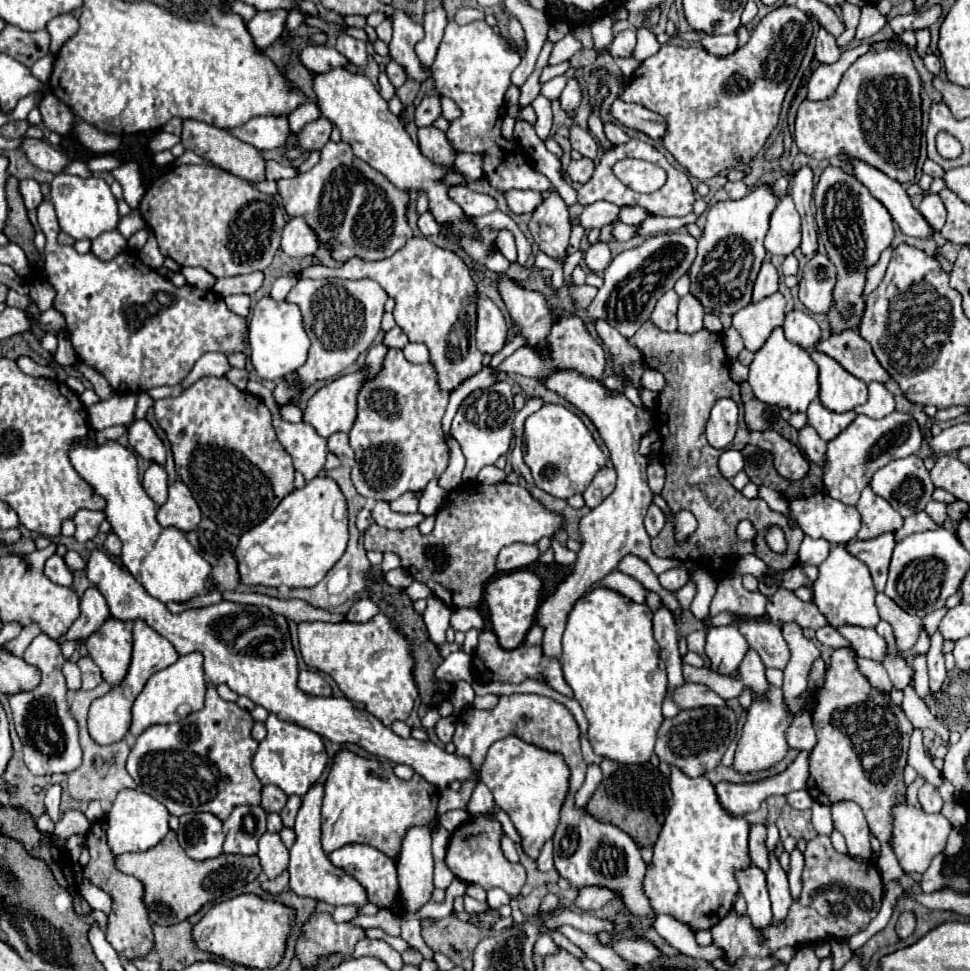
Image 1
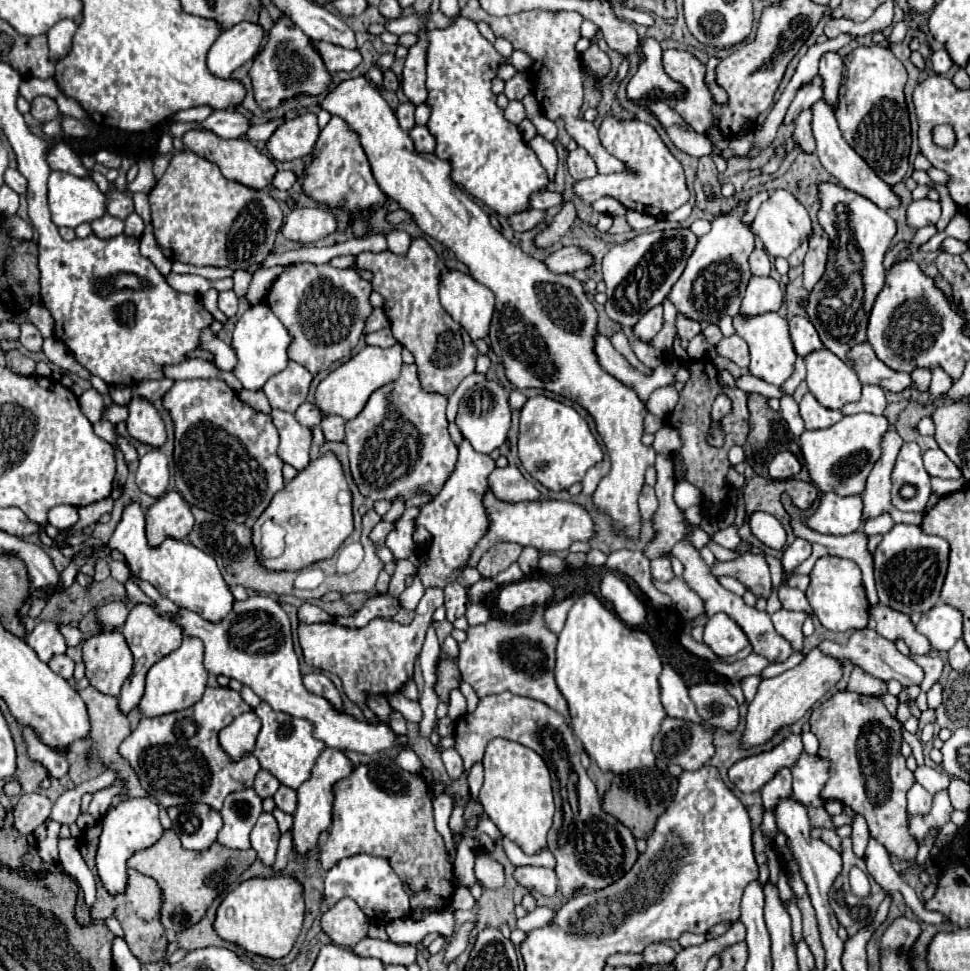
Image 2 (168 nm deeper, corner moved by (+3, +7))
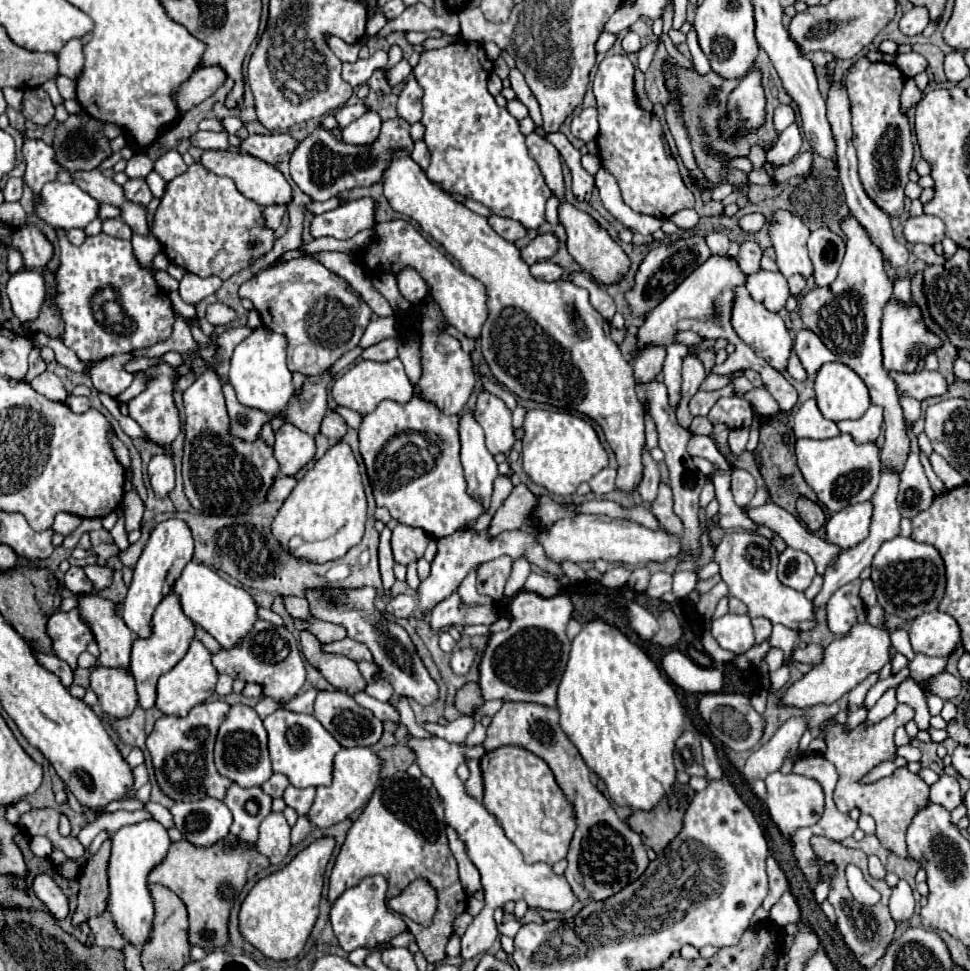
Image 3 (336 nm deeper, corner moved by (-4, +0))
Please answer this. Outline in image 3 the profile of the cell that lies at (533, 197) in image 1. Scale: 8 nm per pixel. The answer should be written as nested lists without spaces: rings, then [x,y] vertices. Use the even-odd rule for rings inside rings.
[[[624,53],[602,59],[594,77],[594,95],[598,99],[600,123],[596,137],[598,157],[604,169],[616,177],[624,203],[636,213],[660,219],[668,219],[680,209],[694,209],[694,195],[678,173],[658,117],[638,105],[634,93],[634,65]]]

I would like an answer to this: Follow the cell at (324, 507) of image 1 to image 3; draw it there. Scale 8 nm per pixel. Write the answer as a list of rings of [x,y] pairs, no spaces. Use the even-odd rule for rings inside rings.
[[[334,443],[324,457],[296,483],[290,497],[280,507],[272,535],[286,545],[292,537],[302,537],[302,545],[294,551],[296,557],[304,557],[316,563],[326,563],[344,557],[346,551],[362,541],[366,523],[366,493],[358,461],[348,443]]]

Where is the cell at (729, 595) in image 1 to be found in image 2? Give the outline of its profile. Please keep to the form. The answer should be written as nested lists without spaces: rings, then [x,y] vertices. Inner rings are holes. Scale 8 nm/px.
[[[721,576],[721,578],[719,578],[719,584],[721,584],[725,590],[729,590],[729,592],[733,592],[733,594],[737,594],[737,596],[743,596],[743,594],[747,592],[747,588],[745,588],[737,578],[733,578],[733,576]]]

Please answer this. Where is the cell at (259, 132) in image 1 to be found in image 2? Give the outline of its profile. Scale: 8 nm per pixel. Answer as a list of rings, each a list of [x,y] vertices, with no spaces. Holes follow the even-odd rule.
[[[219,110],[219,112],[213,112],[207,120],[203,120],[201,128],[215,132],[219,138],[243,138],[251,128],[251,120],[237,110],[233,112]]]

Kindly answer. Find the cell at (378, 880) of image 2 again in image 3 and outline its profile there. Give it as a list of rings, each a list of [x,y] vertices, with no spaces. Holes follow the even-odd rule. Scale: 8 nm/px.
[[[366,877],[364,881],[360,881],[360,885],[346,889],[332,905],[330,921],[334,927],[334,935],[344,951],[354,951],[358,947],[374,949],[378,943],[390,941],[392,937],[400,935],[406,929],[402,917],[388,909],[386,889],[388,881],[384,877]]]

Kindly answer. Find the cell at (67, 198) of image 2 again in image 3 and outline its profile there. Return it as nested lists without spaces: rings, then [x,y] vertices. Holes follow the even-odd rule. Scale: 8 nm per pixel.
[[[50,181],[34,195],[34,215],[54,229],[84,229],[98,217],[100,203],[76,183]]]

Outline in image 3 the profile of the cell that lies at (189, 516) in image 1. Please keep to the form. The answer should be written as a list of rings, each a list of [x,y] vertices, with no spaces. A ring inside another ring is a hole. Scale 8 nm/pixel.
[[[168,519],[168,521],[156,525],[156,529],[152,531],[152,535],[142,551],[138,565],[134,567],[134,579],[128,587],[128,595],[126,595],[124,607],[122,607],[122,619],[124,619],[126,627],[134,633],[134,637],[146,639],[152,635],[154,609],[172,591],[172,585],[182,575],[182,569],[186,567],[186,563],[190,563],[192,551],[194,551],[194,541],[192,541],[192,535],[188,533],[188,525],[184,525],[184,521]]]

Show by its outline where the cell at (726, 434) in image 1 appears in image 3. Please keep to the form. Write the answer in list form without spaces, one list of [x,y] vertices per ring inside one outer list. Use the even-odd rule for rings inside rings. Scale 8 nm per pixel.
[[[720,397],[708,413],[712,425],[726,423],[730,429],[752,425],[752,407],[740,397]]]

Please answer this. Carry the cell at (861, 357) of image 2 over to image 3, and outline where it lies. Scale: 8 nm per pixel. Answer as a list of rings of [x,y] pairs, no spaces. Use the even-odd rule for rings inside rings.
[[[924,371],[924,373],[890,373],[890,377],[896,381],[900,393],[908,393],[910,397],[924,401],[928,397],[946,395],[948,383],[938,371]]]

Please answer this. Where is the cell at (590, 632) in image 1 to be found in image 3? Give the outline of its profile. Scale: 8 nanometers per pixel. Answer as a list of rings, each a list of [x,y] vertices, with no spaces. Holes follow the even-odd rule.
[[[590,621],[584,625],[584,629],[580,631],[580,635],[576,635],[576,639],[572,641],[572,651],[570,651],[570,659],[568,659],[568,665],[566,665],[566,671],[562,675],[562,681],[558,685],[558,701],[556,701],[556,709],[560,713],[560,727],[564,729],[564,733],[570,737],[570,741],[578,747],[580,755],[584,757],[586,765],[606,783],[606,789],[608,789],[608,795],[610,799],[620,805],[620,807],[630,807],[632,811],[652,811],[658,801],[666,795],[666,791],[676,783],[676,767],[674,767],[674,759],[672,759],[672,753],[674,753],[674,743],[676,739],[684,733],[684,707],[680,705],[680,701],[676,699],[676,693],[672,689],[672,685],[660,675],[658,667],[648,659],[648,655],[634,643],[630,643],[630,639],[626,635],[622,635],[616,627],[610,627],[608,623],[604,621]]]

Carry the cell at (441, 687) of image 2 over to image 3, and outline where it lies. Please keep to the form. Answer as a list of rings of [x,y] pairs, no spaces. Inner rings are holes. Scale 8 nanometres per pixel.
[[[468,683],[464,685],[464,689],[458,691],[456,695],[456,709],[464,715],[474,715],[474,711],[484,703],[482,693],[480,693],[480,685],[478,683]],[[472,689],[472,691],[470,691]]]

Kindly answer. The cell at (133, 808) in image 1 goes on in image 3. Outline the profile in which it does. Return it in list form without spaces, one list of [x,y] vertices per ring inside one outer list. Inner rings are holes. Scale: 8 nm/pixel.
[[[142,821],[140,825],[122,827],[112,837],[112,855],[108,863],[108,881],[110,881],[110,913],[116,931],[124,937],[126,943],[140,949],[148,943],[154,921],[154,901],[148,889],[150,871],[160,865],[170,849],[168,831],[158,821]]]

